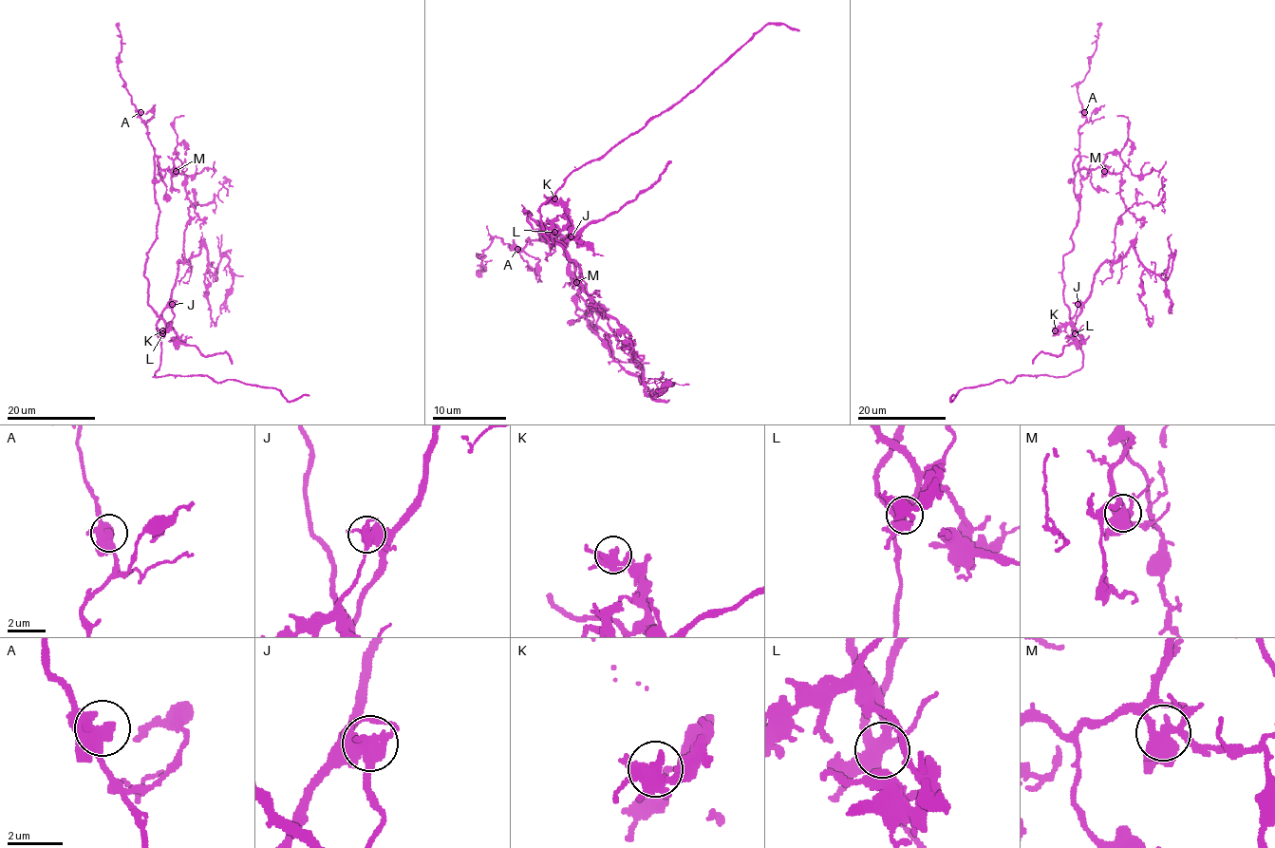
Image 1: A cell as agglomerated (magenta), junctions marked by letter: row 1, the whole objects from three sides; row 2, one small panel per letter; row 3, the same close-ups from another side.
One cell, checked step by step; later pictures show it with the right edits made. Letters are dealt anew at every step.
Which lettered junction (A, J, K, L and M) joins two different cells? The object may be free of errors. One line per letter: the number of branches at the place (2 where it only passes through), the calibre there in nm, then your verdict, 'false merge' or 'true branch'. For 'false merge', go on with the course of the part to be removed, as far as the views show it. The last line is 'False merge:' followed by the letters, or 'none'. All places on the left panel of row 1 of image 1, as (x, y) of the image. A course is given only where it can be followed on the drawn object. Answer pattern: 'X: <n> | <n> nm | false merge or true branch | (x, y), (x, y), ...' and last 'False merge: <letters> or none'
A: 4 | 400 nm | true branch
J: 5 | 400 nm | false merge | (173, 304), (174, 318), (170, 325), (178, 343), (194, 345), (205, 356), (226, 352), (233, 364)
K: 5 | 400 nm | true branch
L: 5 | 400 nm | true branch
M: 5 | 480 nm | true branch
False merge: J

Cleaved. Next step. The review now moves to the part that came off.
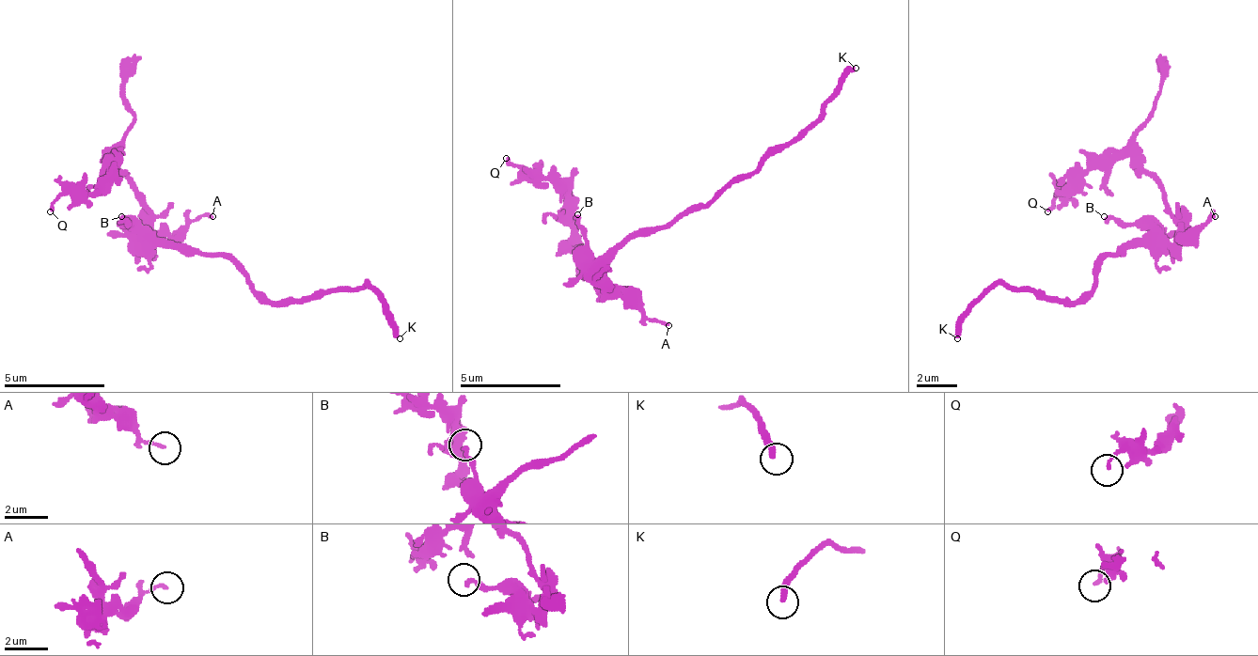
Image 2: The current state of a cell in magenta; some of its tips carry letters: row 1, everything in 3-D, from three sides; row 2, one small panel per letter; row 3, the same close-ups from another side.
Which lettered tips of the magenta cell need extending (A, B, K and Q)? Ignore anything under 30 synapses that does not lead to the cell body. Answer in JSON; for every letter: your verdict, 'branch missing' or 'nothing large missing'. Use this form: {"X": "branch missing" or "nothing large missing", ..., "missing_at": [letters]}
{"A": "nothing large missing", "B": "nothing large missing", "K": "branch missing", "Q": "nothing large missing", "missing_at": ["K"]}

